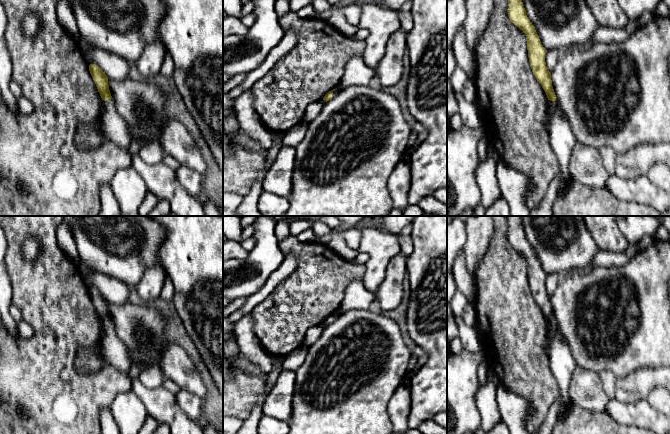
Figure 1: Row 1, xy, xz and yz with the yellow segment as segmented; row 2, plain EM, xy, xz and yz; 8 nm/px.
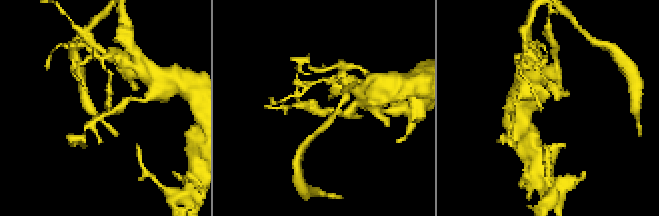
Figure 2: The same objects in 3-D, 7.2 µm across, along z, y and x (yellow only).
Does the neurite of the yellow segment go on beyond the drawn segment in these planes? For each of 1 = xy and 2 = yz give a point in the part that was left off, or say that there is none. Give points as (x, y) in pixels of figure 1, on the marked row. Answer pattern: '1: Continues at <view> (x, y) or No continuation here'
1: Continues at xy (116, 129)
2: Continues at yz (552, 105)

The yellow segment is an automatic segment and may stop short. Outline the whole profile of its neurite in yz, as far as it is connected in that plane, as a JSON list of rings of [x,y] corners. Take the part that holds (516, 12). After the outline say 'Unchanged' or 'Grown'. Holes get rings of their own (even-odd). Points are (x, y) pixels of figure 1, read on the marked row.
[[[508,0],[507,12],[510,21],[519,27],[526,36],[530,67],[549,100],[548,112],[544,121],[544,128],[548,132],[552,116],[557,109],[557,103],[552,86],[551,73],[545,62],[547,50],[542,46],[535,27],[529,21],[522,0]]]. Grown

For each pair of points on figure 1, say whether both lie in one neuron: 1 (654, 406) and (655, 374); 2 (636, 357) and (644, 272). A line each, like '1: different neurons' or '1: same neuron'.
1: different neurons
2: same neuron

